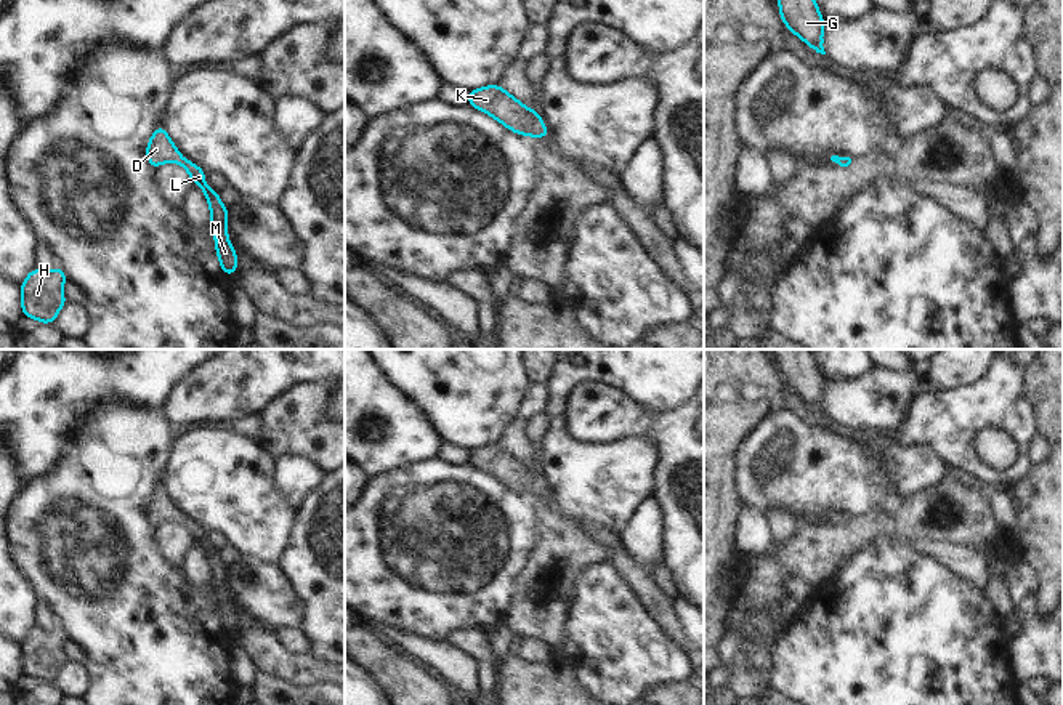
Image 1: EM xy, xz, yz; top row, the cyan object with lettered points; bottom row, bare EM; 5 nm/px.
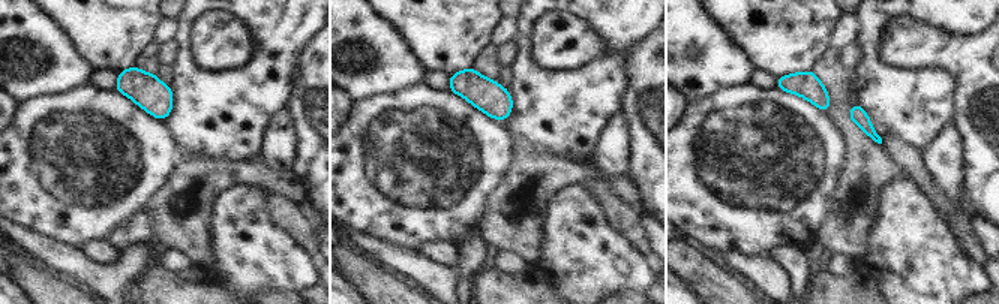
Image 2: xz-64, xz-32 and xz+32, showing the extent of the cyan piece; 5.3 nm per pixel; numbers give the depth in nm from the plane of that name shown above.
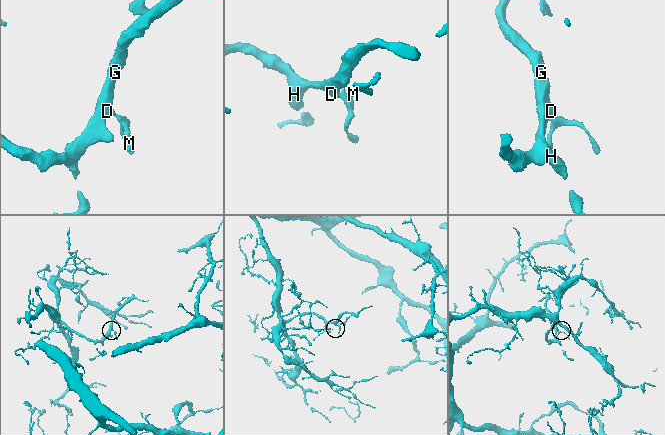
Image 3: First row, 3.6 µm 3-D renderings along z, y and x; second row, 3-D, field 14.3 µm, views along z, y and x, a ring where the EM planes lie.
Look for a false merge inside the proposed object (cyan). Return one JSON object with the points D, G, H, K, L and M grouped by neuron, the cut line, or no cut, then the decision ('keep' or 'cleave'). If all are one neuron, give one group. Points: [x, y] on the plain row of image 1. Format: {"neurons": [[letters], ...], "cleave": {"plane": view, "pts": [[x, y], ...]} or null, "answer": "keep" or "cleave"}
{"neurons": [["D", "G", "H", "K", "L", "M"]], "cleave": null, "answer": "keep"}

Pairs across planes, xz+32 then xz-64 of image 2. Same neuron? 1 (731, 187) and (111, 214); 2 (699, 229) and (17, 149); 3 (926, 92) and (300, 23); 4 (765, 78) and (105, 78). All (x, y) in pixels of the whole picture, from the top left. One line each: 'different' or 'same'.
1: same
2: same
3: same
4: same

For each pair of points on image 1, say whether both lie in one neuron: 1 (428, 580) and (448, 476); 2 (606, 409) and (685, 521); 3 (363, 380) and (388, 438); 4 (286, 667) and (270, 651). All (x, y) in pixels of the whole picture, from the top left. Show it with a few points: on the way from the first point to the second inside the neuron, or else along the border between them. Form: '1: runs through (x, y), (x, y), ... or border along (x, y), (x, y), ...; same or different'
1: runs through (428, 555), (432, 508), (436, 502); same
2: runs through (640, 422), (666, 443), (669, 487); same
3: runs through (363, 394), (388, 423); same
4: runs through (282, 664), (273, 654); same

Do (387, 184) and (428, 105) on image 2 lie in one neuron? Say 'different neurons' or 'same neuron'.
same neuron

